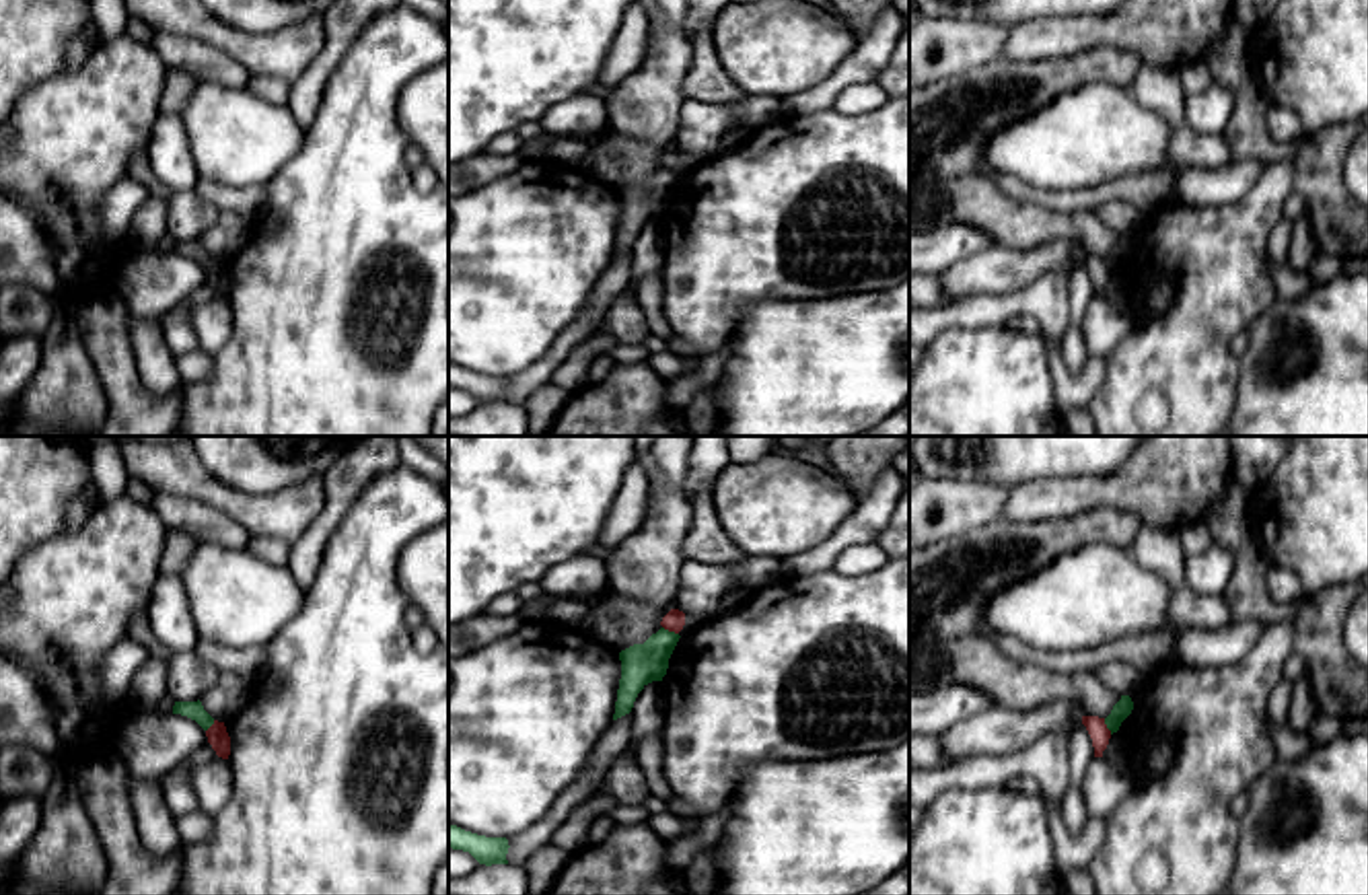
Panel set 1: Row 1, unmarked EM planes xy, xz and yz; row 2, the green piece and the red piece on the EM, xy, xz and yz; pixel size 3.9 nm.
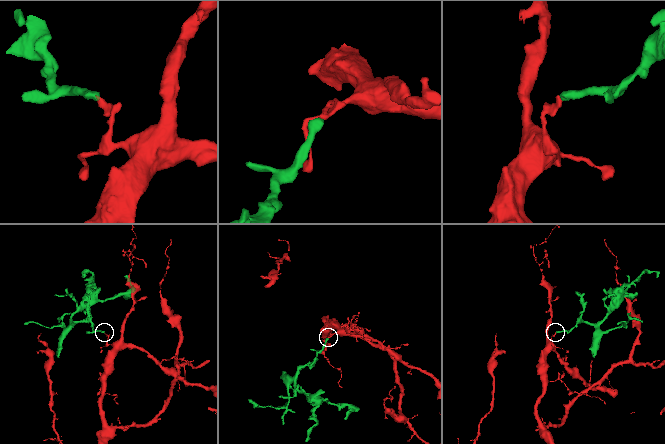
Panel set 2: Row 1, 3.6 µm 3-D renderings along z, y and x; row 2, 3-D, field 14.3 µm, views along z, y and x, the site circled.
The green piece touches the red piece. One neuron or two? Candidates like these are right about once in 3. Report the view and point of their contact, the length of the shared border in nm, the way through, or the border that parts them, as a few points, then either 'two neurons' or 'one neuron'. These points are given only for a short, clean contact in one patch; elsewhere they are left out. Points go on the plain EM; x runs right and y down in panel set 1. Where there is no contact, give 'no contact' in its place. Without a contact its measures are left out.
contact xz (671, 171); length 70 nm; border xz (663, 165), (677, 173); two neurons

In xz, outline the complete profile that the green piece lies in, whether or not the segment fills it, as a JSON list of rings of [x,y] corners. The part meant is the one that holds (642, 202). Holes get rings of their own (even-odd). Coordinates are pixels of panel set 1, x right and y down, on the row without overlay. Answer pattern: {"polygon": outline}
{"polygon": [[[660,167],[644,183],[619,191],[621,218],[613,259],[632,251],[638,232],[652,220],[662,220],[679,173]]]}

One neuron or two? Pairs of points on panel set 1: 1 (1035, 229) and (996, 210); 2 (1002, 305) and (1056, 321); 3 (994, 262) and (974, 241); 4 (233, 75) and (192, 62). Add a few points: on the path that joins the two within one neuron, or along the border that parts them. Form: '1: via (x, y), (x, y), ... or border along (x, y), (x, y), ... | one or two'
1: via (1025, 227), (1006, 221) | one
2: via (1015, 305), (1039, 305), (1044, 309) | one
3: border along (992, 243), (984, 252), (961, 258), (941, 270) | two
4: via (223, 68), (202, 62) | one

